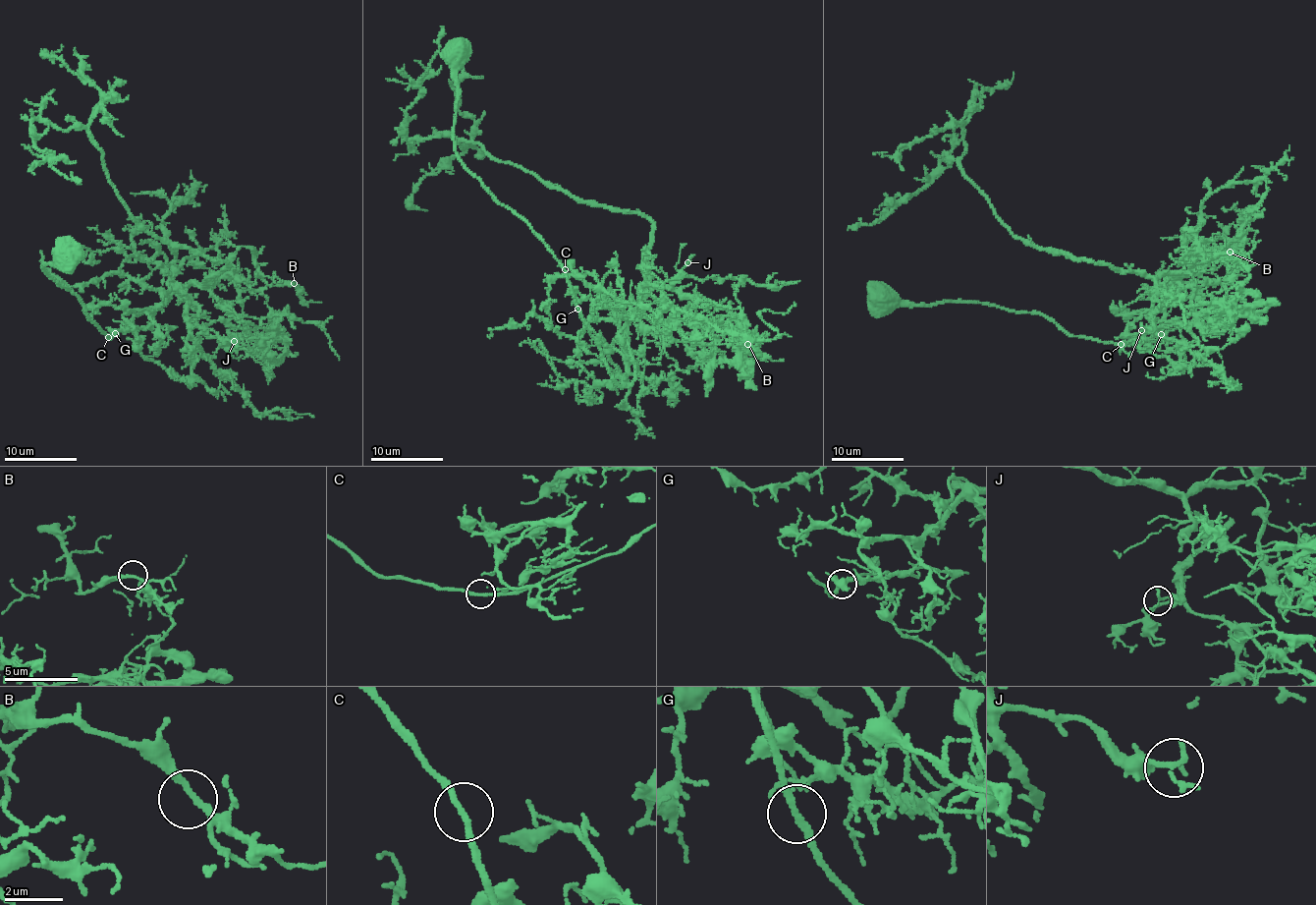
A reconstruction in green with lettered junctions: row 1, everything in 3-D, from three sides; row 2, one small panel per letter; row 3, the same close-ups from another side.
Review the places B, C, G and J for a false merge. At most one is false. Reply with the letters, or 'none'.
none

